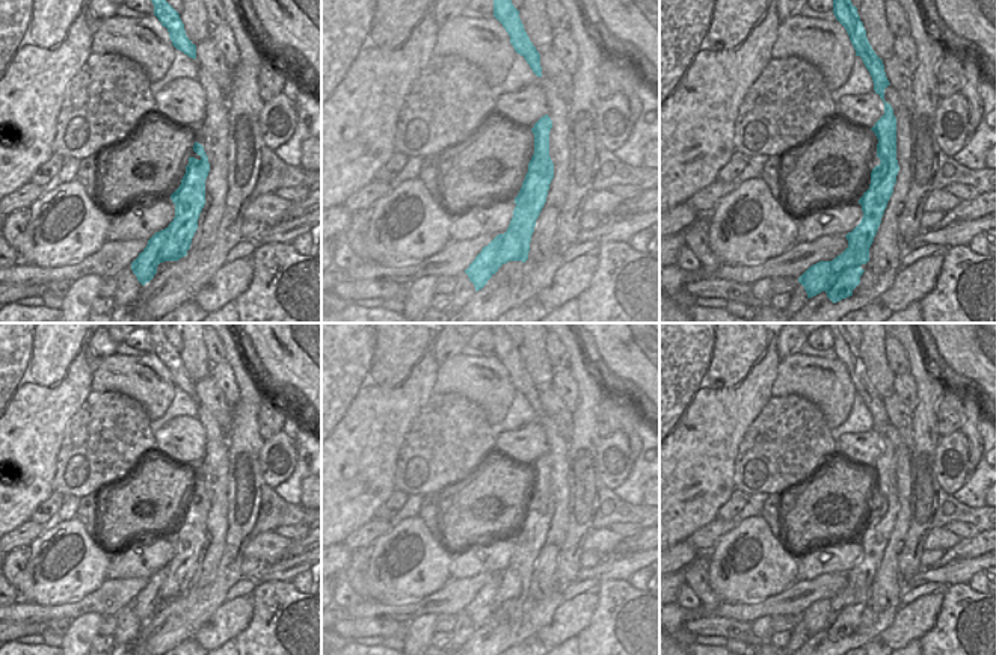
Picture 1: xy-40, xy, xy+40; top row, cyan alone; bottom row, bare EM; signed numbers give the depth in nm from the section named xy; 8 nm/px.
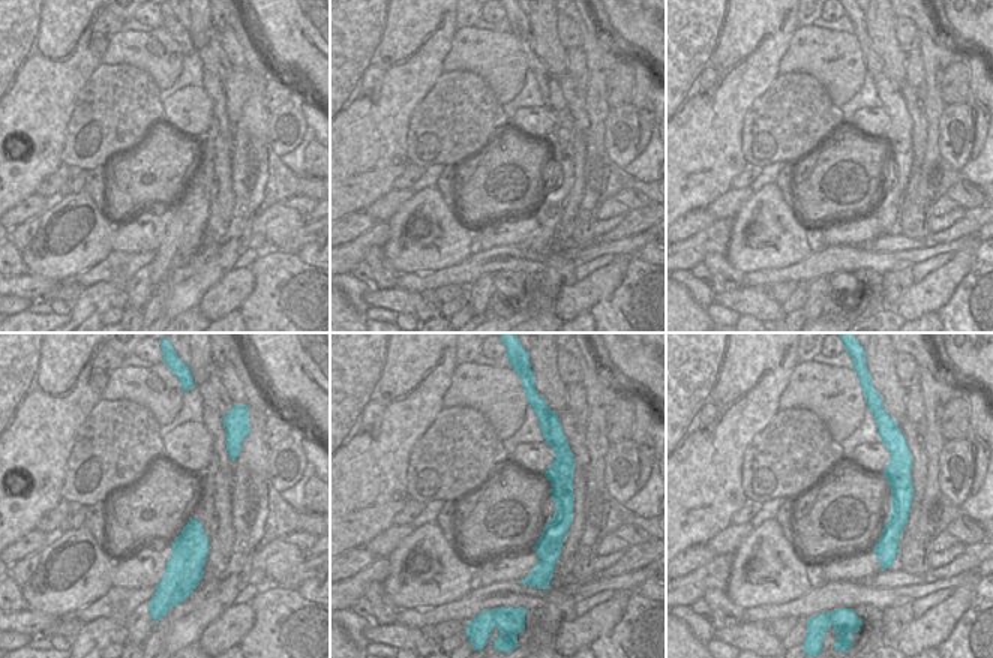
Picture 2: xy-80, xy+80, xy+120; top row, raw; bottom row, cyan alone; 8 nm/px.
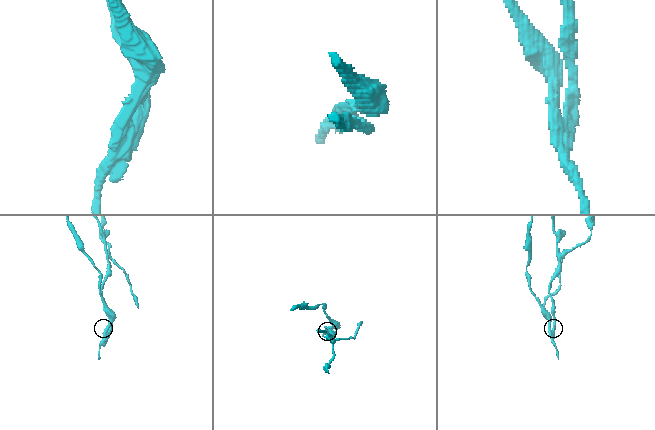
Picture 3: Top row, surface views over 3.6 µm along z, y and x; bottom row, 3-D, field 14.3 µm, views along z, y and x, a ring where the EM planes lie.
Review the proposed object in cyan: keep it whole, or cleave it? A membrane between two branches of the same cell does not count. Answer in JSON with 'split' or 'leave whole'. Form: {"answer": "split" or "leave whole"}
{"answer": "split"}

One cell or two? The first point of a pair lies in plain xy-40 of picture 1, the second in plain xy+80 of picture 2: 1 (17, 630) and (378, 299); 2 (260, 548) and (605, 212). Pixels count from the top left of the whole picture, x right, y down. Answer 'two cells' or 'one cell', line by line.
1: one cell
2: one cell

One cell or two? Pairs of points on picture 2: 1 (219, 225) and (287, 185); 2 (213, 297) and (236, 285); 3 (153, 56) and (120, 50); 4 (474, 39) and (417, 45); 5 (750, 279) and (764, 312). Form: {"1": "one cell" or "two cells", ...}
{"1": "two cells", "2": "one cell", "3": "one cell", "4": "two cells", "5": "two cells"}

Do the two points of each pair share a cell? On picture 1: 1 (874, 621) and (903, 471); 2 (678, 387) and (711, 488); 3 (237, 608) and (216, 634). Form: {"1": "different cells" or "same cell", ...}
{"1": "different cells", "2": "same cell", "3": "same cell"}

